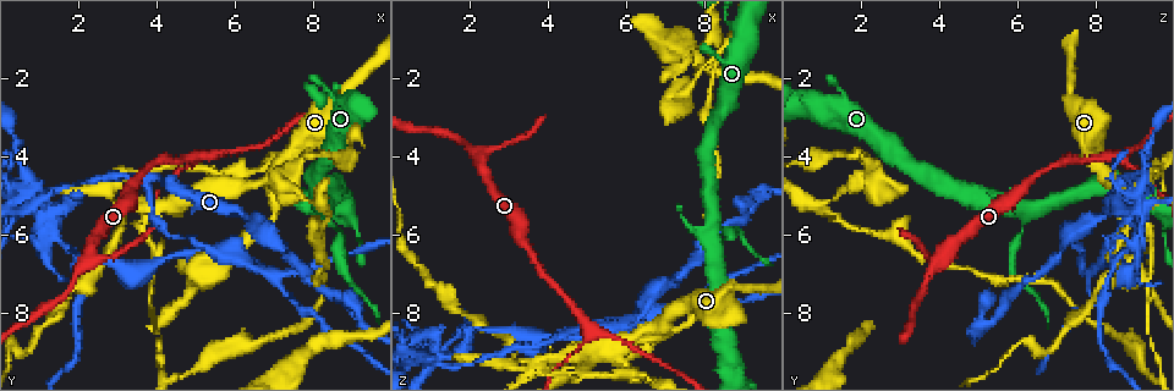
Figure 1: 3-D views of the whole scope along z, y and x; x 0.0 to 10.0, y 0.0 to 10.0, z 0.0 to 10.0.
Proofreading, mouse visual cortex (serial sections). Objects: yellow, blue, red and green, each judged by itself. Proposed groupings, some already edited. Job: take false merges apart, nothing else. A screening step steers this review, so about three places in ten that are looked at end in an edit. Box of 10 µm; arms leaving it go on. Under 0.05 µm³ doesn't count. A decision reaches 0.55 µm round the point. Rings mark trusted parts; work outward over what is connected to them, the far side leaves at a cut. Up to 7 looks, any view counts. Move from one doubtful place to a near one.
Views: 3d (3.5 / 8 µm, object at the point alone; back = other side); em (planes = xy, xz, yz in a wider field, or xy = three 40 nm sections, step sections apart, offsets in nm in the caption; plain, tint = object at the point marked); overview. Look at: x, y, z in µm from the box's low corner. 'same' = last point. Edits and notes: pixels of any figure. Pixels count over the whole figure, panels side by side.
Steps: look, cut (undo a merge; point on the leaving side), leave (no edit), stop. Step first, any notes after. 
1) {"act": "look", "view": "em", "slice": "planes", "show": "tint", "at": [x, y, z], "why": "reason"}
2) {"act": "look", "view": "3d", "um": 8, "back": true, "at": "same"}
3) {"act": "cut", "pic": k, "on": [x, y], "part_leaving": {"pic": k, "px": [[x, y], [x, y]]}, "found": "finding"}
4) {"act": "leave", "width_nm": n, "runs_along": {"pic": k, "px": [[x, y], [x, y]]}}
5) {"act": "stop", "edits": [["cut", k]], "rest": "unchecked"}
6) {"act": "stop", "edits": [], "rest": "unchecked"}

{"act": "look", "view": "3d", "um": 8, "at": [8.30, 5.35, 6.15]}

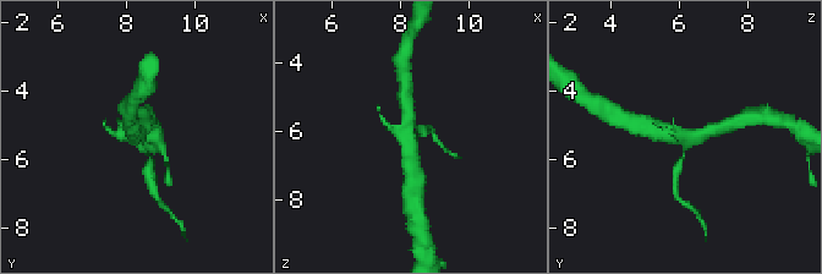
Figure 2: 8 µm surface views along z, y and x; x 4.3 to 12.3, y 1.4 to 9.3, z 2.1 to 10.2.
{"act": "look", "view": "3d", "um": 3.5, "at": "same"}

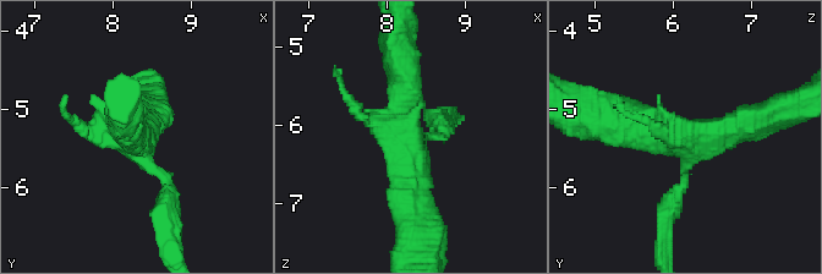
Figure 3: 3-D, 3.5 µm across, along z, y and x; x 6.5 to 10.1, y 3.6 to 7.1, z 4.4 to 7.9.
{"act": "look", "view": "em", "slice": "xy", "step": 1, "show": "tint", "at": [8.25, 5.35, 6.20]}

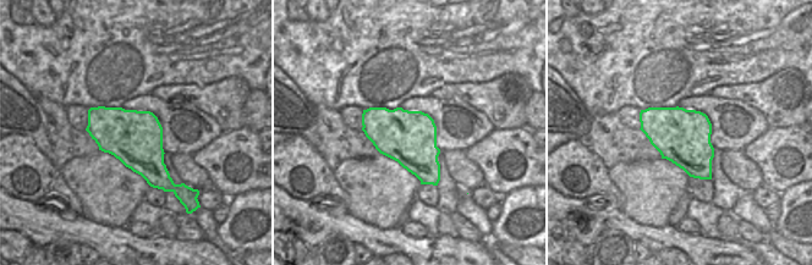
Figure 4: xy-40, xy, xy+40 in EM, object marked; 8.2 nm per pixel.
{"act": "cut", "pic": 3, "on": [159, 209], "part_leaving": {"pic": 3, "px": [[158, 174], [165, 181], [173, 253]]}, "found": "a second cell is stuck on"}

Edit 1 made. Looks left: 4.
{"act": "look", "view": "3d", "um": 3.5, "at": [6.90, 4.55, 8.30], "why": "branch point"}

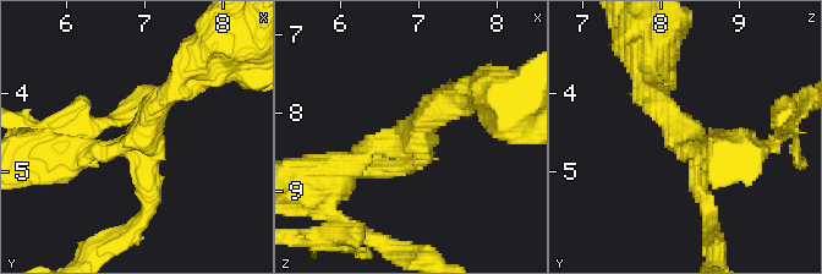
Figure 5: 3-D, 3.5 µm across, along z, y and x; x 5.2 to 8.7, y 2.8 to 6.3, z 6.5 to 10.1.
{"act": "look", "view": "em", "slice": "planes", "show": "tint", "at": [6.95, 4.55, 8.30], "arms": 3, "arm_widths_nm": [200, 250, 300]}

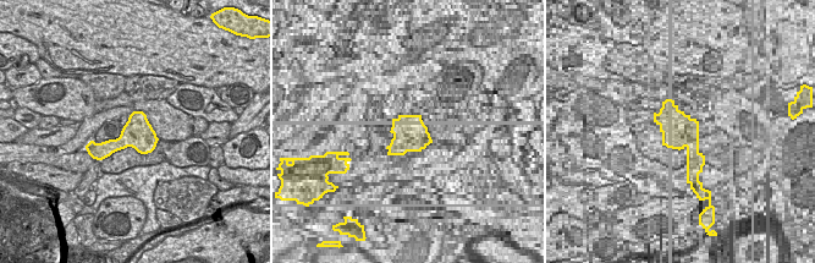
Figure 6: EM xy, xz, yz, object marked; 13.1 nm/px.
{"act": "leave", "found": "one cell here"}

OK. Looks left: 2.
{"act": "look", "view": "3d", "um": 3.5, "back": true, "at": [2.50, 6.90, 8.55], "why": "thick turns thin"}

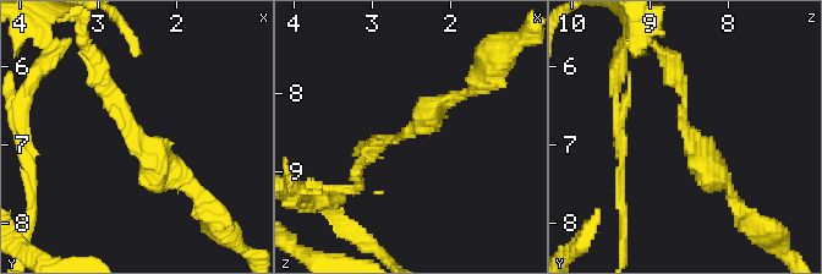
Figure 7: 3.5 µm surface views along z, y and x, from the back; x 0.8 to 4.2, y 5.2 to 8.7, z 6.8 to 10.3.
{"act": "look", "view": "em", "slice": "xy", "step": 5, "show": "tint", "at": [2.50, 6.85, 8.50]}

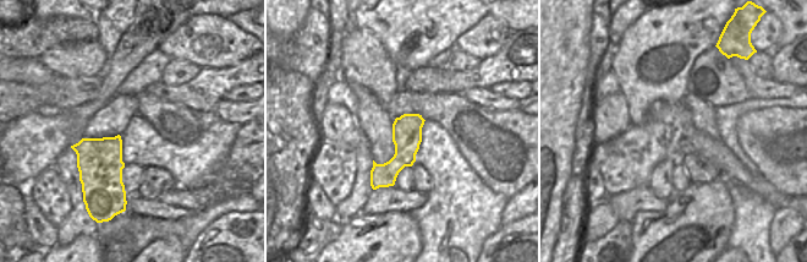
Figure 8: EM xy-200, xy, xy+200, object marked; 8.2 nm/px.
{"act": "leave", "found": "one cell here"}

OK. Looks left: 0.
{"act": "stop", "edits": [["cut", 3]], "rest": "unchecked"}

